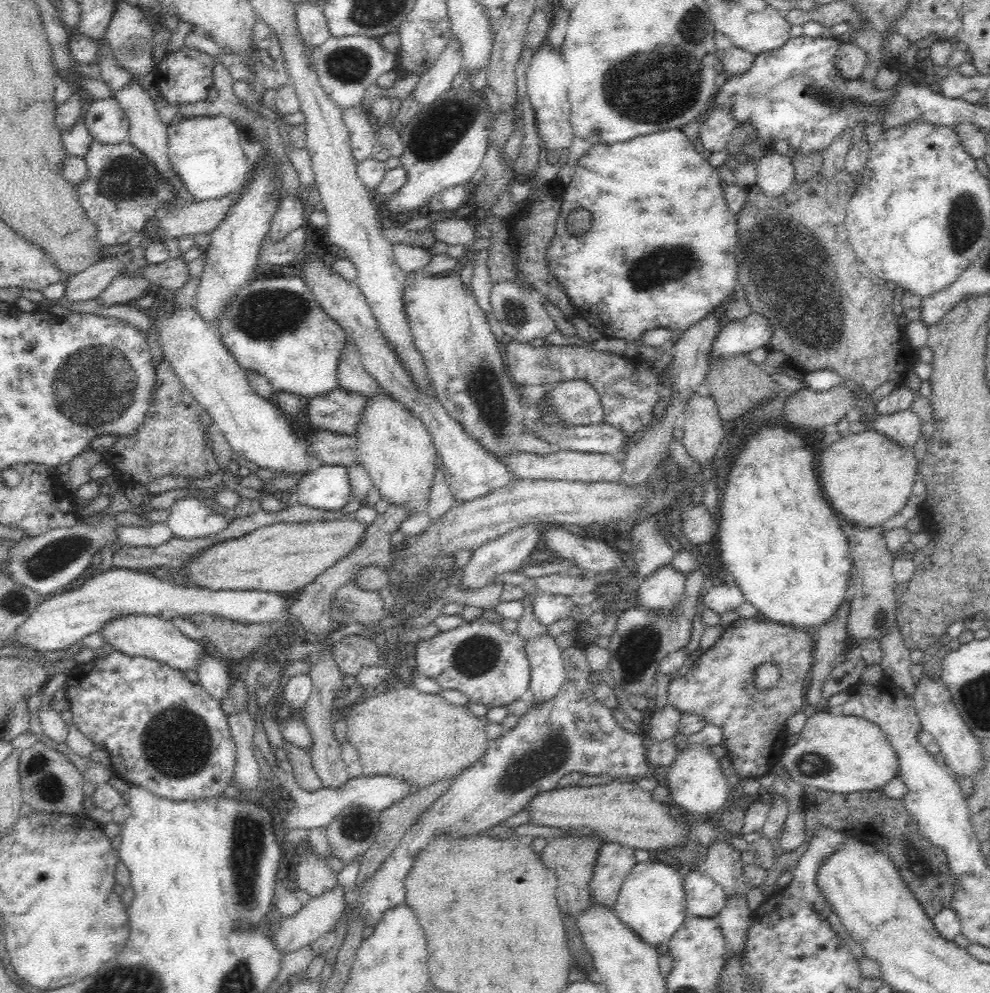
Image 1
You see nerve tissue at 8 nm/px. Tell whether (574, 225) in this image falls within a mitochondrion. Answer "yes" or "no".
yes

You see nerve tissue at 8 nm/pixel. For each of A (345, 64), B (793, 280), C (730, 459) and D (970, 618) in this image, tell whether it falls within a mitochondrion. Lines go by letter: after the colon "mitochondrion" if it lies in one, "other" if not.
A: mitochondrion
B: mitochondrion
C: other
D: other

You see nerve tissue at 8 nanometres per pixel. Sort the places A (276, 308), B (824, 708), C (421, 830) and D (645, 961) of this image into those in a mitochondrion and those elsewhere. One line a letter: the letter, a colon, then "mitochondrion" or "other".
A: mitochondrion
B: other
C: other
D: other

